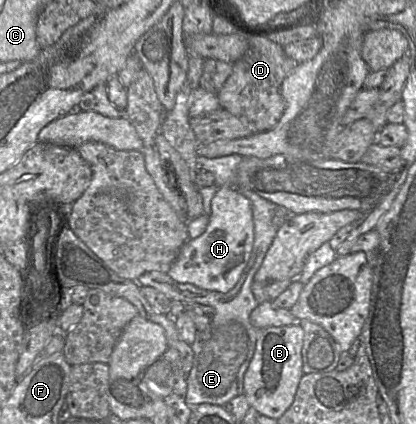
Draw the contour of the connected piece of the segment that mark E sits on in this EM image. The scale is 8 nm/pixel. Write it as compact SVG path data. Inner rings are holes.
M236 186L235 188L251 202L254 222L254 243L248 264L239 281L230 291L222 293L202 289L191 283L179 283L172 279L167 273L158 271L146 272L136 280L140 286L150 286L159 292L162 292L171 301L178 300L185 305L199 303L202 305L208 305L215 310L211 324L205 330L197 331L195 340L191 345L194 359L191 371L187 376L186 393L186 403L190 407L195 407L200 404L225 406L232 398L244 394L244 375L254 355L256 341L260 331L259 328L256 328L250 322L250 315L259 304L252 293L252 284L254 282L254 277L279 229L279 227L276 227L273 224L273 216L275 215L276 208L281 205L274 204L253 191L250 194L246 192L243 187Z

